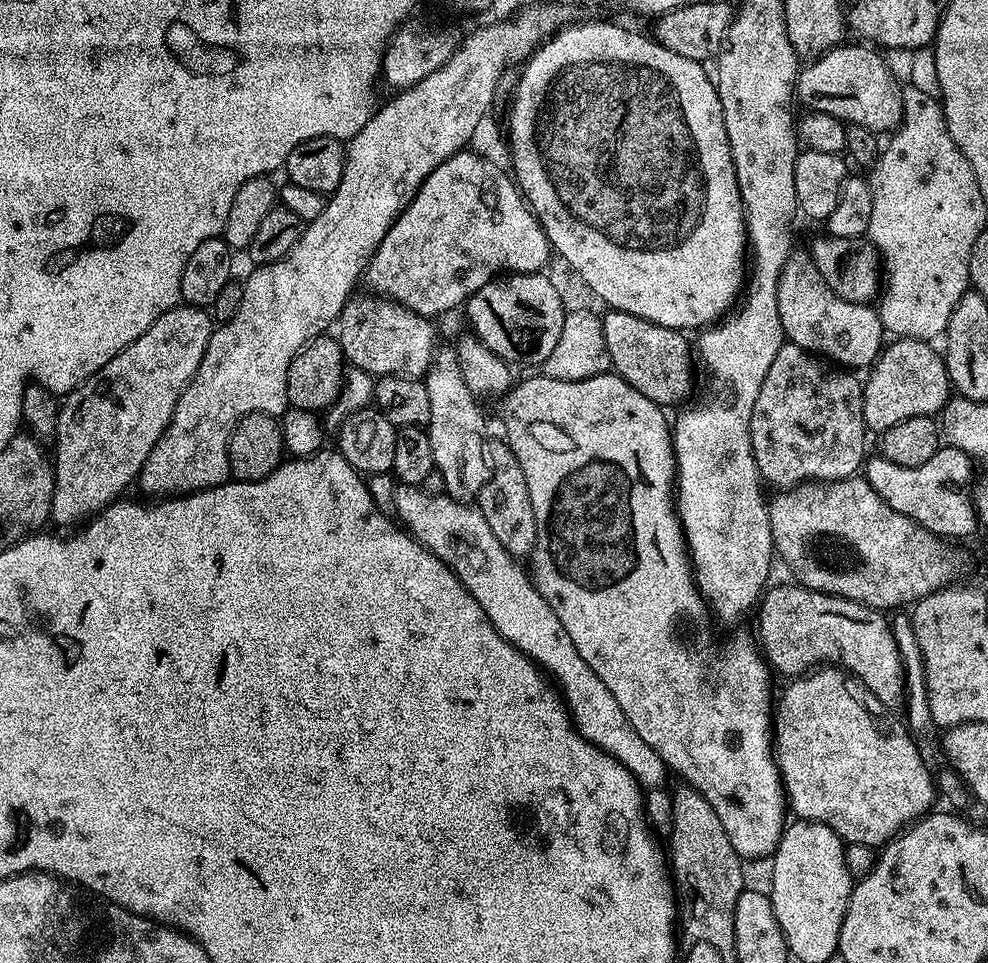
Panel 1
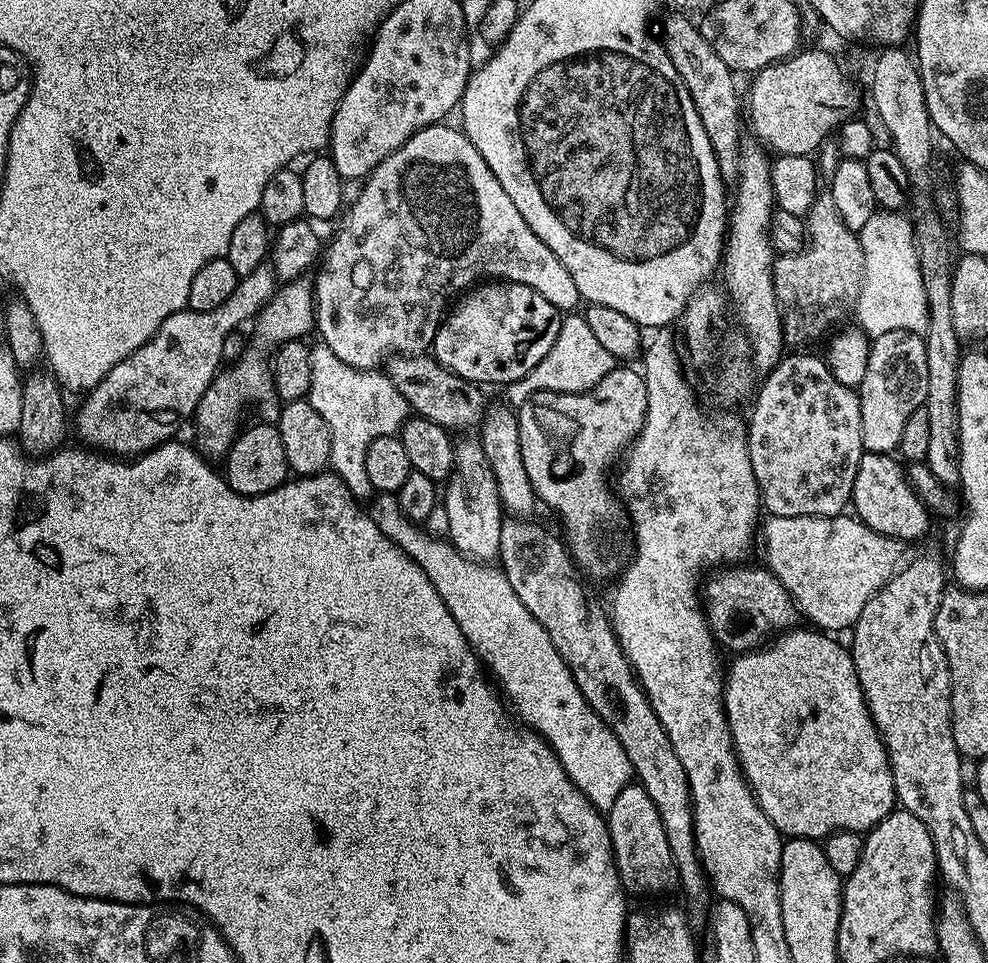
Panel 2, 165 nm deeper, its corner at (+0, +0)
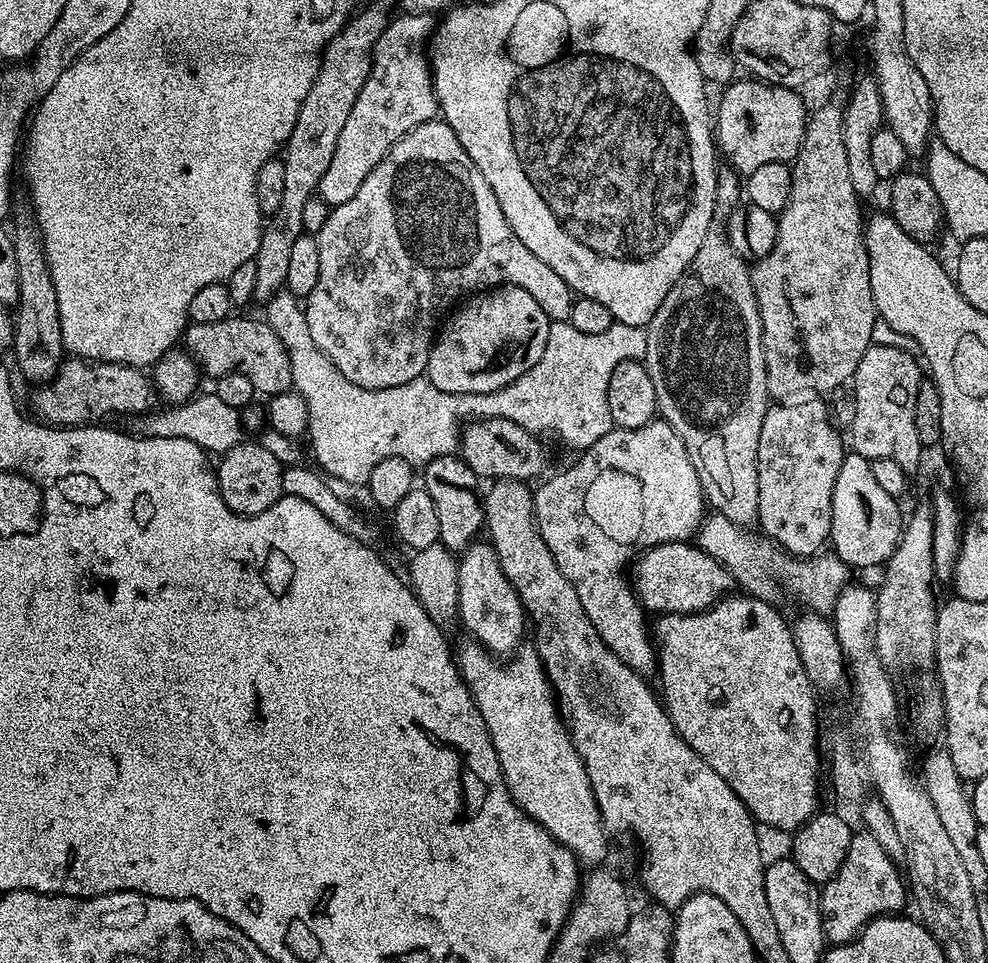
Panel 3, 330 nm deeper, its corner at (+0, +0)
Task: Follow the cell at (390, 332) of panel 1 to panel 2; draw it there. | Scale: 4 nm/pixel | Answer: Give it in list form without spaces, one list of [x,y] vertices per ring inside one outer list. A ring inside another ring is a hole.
[[[431,354],[415,356],[393,356],[387,361],[386,375],[392,379],[394,386],[402,390],[409,409],[417,416],[425,416],[430,422],[449,430],[455,428],[472,428],[483,421],[486,411],[484,404],[485,389],[479,384],[458,378],[446,370]]]

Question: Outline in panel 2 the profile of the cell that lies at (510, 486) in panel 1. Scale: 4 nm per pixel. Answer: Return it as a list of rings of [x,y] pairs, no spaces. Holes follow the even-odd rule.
[[[528,518],[505,519],[499,567],[504,569],[510,586],[514,586],[514,594],[522,598],[522,606],[526,606],[526,610],[542,622],[546,634],[550,634],[550,642],[554,642],[558,654],[562,654],[574,682],[578,682],[578,690],[582,690],[582,698],[586,698],[622,742],[635,779],[654,800],[665,826],[670,854],[677,866],[679,887],[684,888],[684,896],[688,899],[686,912],[691,927],[699,930],[703,924],[705,927],[710,912],[710,885],[696,849],[692,795],[686,770],[682,770],[682,762],[678,762],[678,754],[674,754],[674,746],[658,714],[654,714],[648,695],[616,641],[611,619],[607,615],[588,616],[588,592],[580,581],[582,572],[565,541],[559,535],[551,536],[542,525],[530,521]]]

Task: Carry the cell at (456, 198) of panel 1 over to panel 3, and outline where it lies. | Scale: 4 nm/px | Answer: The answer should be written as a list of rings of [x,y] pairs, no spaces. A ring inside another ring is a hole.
[[[442,118],[422,122],[403,136],[366,174],[366,182],[354,198],[331,209],[315,238],[322,263],[318,282],[303,305],[306,326],[318,350],[327,354],[350,382],[363,388],[393,388],[421,379],[442,317],[465,294],[513,284],[534,294],[549,321],[567,320],[572,309],[572,289],[542,258],[522,246],[518,234],[510,230],[490,182]]]

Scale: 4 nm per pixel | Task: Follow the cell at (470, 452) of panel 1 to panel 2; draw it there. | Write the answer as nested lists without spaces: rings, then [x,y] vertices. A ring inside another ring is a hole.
[[[479,439],[455,441],[456,446],[456,466],[452,470],[451,476],[446,481],[446,487],[442,492],[442,503],[446,510],[446,518],[450,522],[450,530],[447,539],[455,546],[458,552],[472,560],[481,562],[492,562],[499,557],[500,539],[502,538],[502,526],[506,519],[506,513],[500,502],[498,494],[498,482],[494,482],[494,470],[490,470],[490,462],[482,450]]]

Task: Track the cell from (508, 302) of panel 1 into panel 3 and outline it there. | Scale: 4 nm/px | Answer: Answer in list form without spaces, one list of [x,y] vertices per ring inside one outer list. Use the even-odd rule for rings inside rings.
[[[513,284],[469,295],[439,325],[428,355],[426,379],[438,390],[450,394],[486,394],[498,390],[526,374],[542,358],[549,323],[546,310],[538,306],[534,294]]]

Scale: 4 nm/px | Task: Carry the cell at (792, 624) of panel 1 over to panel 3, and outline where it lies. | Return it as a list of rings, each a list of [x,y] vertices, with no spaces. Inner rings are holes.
[[[683,540],[659,544],[639,553],[635,568],[636,573],[633,576],[631,573],[630,580],[640,607],[649,613],[704,612],[734,588],[730,570],[726,570],[721,560],[710,558],[695,543]]]

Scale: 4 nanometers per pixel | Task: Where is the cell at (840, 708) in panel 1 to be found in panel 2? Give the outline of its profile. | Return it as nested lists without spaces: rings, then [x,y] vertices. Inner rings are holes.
[[[797,626],[787,632],[779,633],[771,642],[765,643],[755,650],[745,650],[739,653],[733,659],[736,661],[729,668],[727,665],[726,668],[724,713],[728,715],[728,725],[732,735],[732,745],[736,748],[736,757],[740,759],[740,768],[744,772],[744,777],[748,779],[748,784],[752,787],[752,793],[756,796],[758,806],[762,806],[766,818],[770,818],[770,822],[774,822],[774,826],[784,838],[820,842],[831,836],[833,832],[867,834],[871,832],[873,826],[882,822],[882,818],[889,816],[898,804],[892,768],[888,765],[888,751],[884,749],[884,741],[880,738],[876,723],[872,721],[868,703],[862,694],[862,686],[858,682],[858,674],[854,670],[852,653],[845,645],[843,648],[836,640],[839,639],[833,638],[823,630]]]

